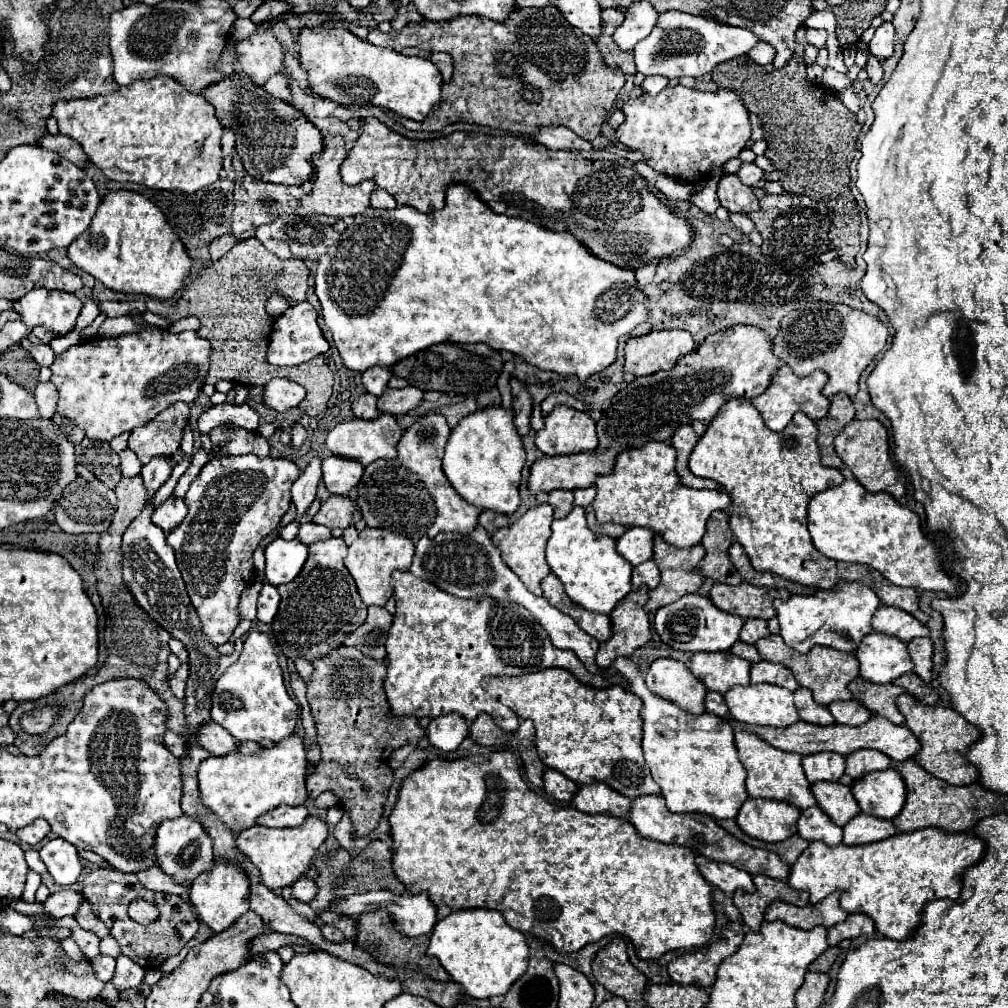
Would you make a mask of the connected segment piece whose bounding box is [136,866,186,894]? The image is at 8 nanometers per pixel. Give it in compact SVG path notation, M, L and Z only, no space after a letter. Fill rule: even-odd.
M158 866L150 868L146 872L138 872L136 876L142 882L142 886L146 886L148 890L168 892L168 894L184 894L186 892L184 882L172 882L172 878L168 878L168 874L164 874L162 870L158 870Z

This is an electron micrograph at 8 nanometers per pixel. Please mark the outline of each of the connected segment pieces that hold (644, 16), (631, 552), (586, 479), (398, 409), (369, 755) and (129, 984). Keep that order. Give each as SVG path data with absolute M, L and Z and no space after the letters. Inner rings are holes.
M634 2L626 10L626 20L622 22L622 26L616 28L614 42L624 52L632 52L632 48L652 32L652 28L656 26L656 18L658 12L648 2Z
M630 528L628 534L624 534L618 542L618 552L630 562L630 564L642 564L644 560L650 560L654 554L654 532L648 528Z
M734 326L708 336L692 354L680 358L672 370L634 378L612 398L610 406L596 422L600 444L594 452L538 458L530 468L530 494L538 496L558 488L576 490L592 486L596 476L612 472L614 460L620 452L640 448L650 440L670 440L680 424L692 424L694 418L708 424L720 406L732 398L752 400L760 396L780 366L782 362L772 352L768 332L760 330L758 326Z
M406 386L400 390L386 388L384 394L378 398L378 410L384 414L408 414L412 408L416 408L422 400L422 390L416 386Z
M340 646L336 650L330 650L324 658L312 660L314 672L308 682L308 704L314 716L316 724L316 744L322 750L322 762L316 766L316 774L310 774L306 778L308 792L324 792L332 790L338 798L342 808L350 814L350 820L354 824L354 836L366 836L370 834L384 812L384 800L388 796L388 788L392 784L392 768L388 766L388 756L406 744L418 744L420 738L426 734L426 728L418 724L418 718L414 716L392 716L388 698L384 694L384 678L386 678L386 662L376 662L374 658L368 658L360 654L360 650L354 650L350 646ZM350 772L356 772L356 780L350 778Z
M120 956L116 960L116 972L114 972L114 976L112 976L110 982L114 984L114 988L118 992L122 992L122 990L138 986L142 982L142 978L144 978L144 970L136 962L132 962L130 958Z

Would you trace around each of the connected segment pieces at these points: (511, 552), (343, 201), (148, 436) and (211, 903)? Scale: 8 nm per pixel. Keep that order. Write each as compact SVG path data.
M540 504L530 508L520 520L516 520L514 524L500 528L494 532L492 542L502 550L502 558L508 564L508 568L526 584L526 588L536 594L542 596L542 588L540 582L542 578L546 578L550 574L550 566L546 562L544 550L546 550L546 542L550 538L550 524L552 524L552 506L550 504Z
M334 136L324 142L324 148L320 154L314 154L314 178L312 178L312 192L304 196L300 202L306 210L318 212L318 214L328 214L334 218L346 218L346 216L356 216L362 214L370 206L370 194L376 188L372 182L360 182L360 186L348 186L340 178L340 164L346 158L346 148L344 148L344 138Z
M176 402L168 406L164 412L160 412L152 422L132 430L128 438L128 448L138 456L142 464L150 462L156 456L172 458L180 448L188 420L188 404Z
M214 860L214 866L208 874L202 874L190 888L190 900L200 920L208 924L214 932L224 932L230 928L250 906L250 882L244 870L228 860Z

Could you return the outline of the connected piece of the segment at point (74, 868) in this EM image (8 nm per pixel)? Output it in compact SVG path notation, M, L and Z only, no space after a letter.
M54 838L48 844L44 844L40 850L40 858L48 866L48 872L54 878L54 882L58 882L60 886L74 884L82 872L76 848L62 838Z

